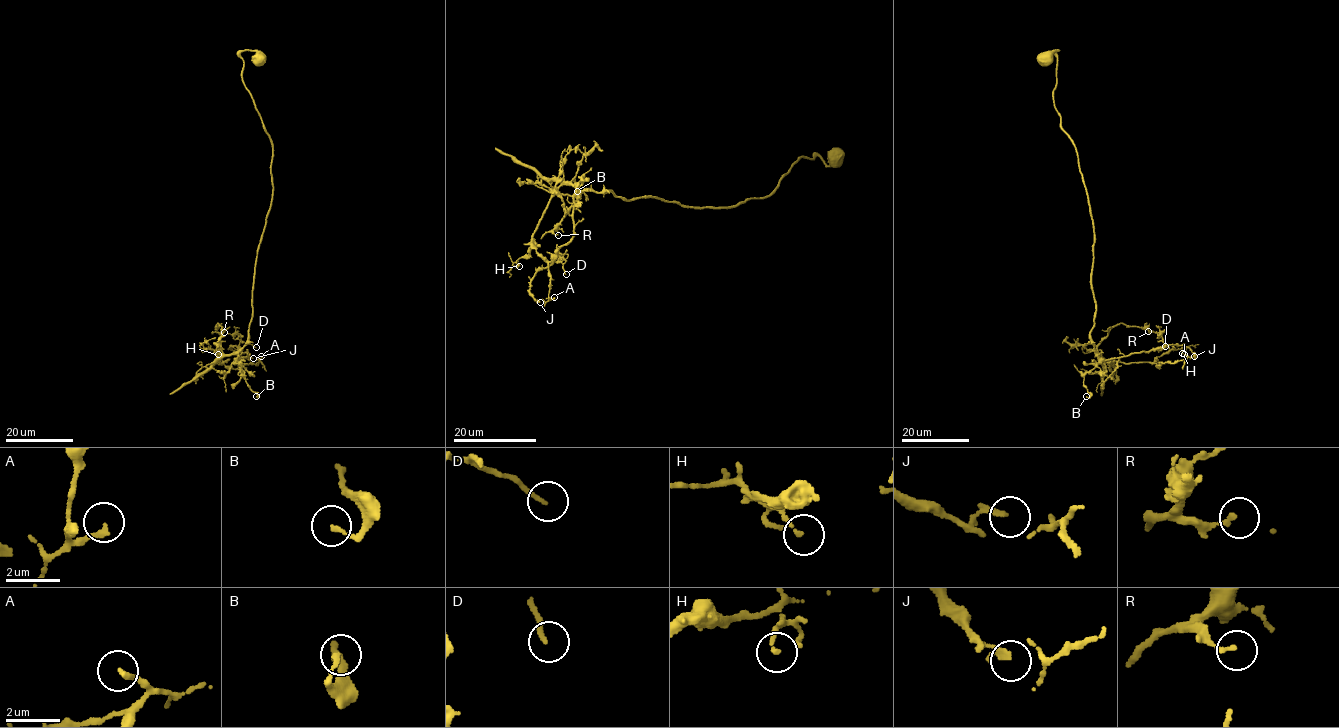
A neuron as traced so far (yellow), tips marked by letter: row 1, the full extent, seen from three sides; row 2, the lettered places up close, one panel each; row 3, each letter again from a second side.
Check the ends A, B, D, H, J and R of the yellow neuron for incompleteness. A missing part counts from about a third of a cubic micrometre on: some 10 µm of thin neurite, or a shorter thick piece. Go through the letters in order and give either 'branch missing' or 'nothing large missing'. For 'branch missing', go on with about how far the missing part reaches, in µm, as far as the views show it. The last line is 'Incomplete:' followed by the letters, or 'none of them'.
A: nothing large missing
B: nothing large missing
D: nothing large missing
H: nothing large missing
J: nothing large missing
R: nothing large missing
Incomplete: none of them

